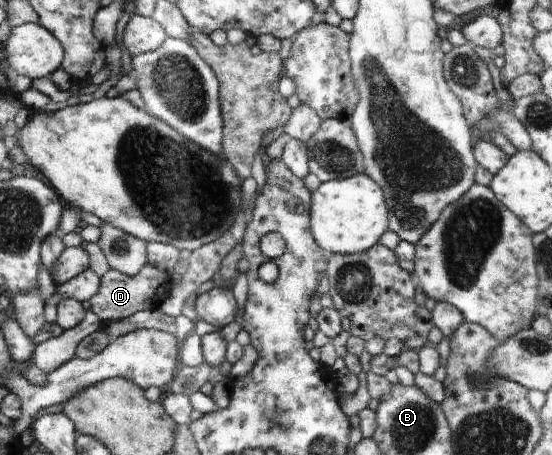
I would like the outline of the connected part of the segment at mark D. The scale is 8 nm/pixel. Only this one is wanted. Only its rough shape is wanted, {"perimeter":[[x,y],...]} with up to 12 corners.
{"perimeter":[[146,263],[134,276],[111,270],[87,302],[102,326],[156,310],[174,289]]}

